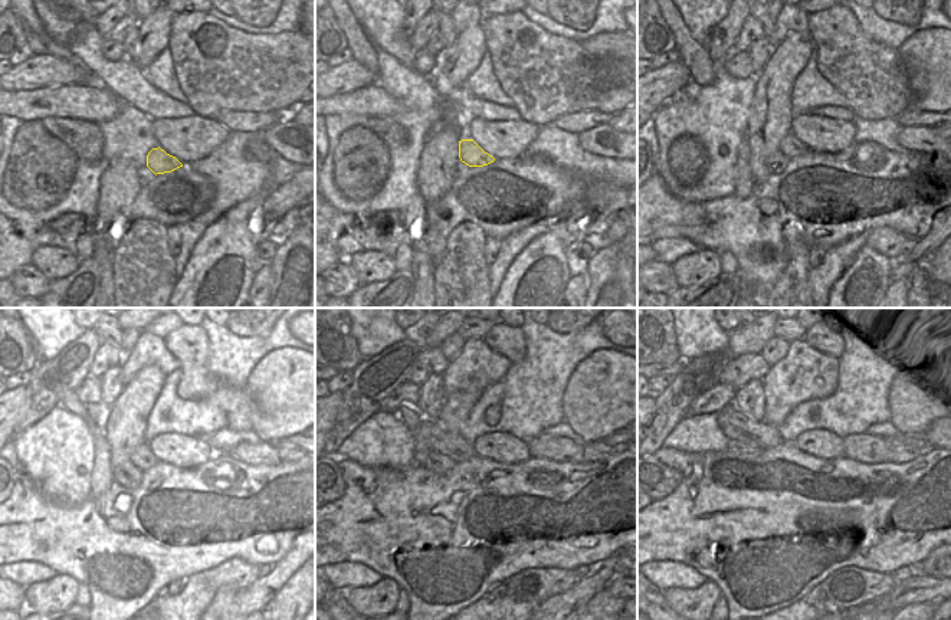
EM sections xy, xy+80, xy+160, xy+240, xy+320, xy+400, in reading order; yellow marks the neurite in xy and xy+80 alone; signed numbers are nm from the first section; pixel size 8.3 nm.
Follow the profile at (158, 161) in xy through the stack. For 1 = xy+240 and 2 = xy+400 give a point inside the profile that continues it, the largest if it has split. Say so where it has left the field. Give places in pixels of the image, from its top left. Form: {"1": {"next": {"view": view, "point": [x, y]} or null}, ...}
{"1": {"next": {"view": "xy+240", "point": [143, 458]}}, "2": {"next": {"view": "xy+400", "point": [735, 425]}}}

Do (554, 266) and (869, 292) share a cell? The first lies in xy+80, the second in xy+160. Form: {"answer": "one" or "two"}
{"answer": "one"}

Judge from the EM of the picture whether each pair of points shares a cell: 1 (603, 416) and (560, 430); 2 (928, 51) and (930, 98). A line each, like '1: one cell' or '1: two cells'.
1: two cells
2: one cell

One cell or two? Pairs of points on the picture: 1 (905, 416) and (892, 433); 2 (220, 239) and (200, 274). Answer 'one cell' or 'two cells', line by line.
1: two cells
2: one cell

